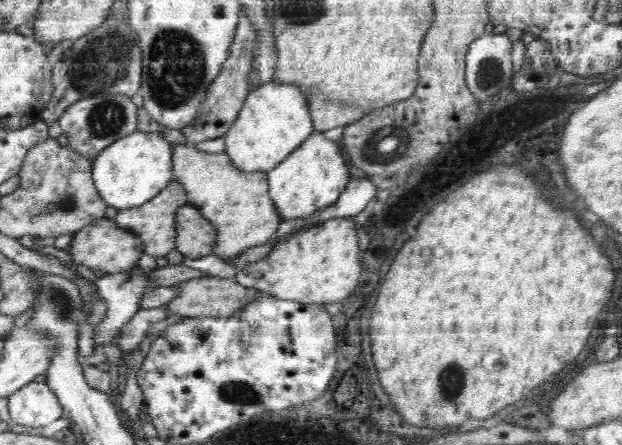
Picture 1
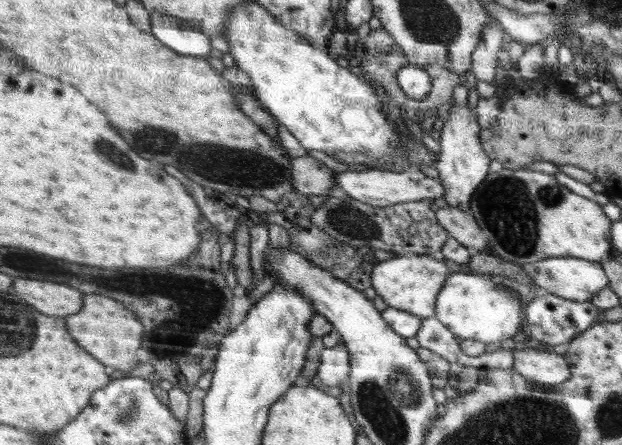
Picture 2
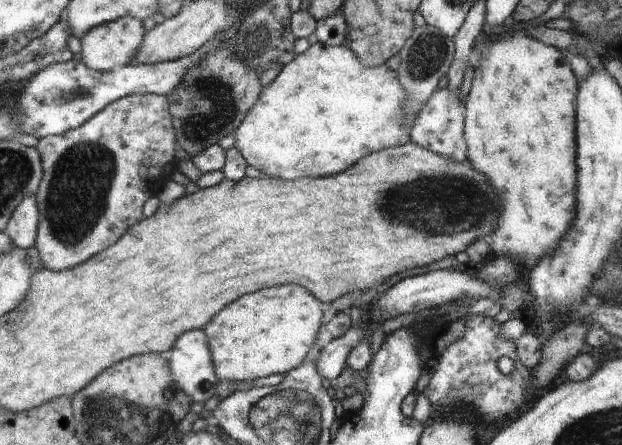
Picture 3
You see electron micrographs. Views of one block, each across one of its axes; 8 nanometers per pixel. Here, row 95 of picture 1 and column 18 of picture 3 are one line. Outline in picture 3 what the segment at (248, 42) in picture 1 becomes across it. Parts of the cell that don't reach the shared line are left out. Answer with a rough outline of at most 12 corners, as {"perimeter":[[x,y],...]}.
{"perimeter":[[36,196],[12,216],[6,231],[15,246],[36,244],[39,222]]}

